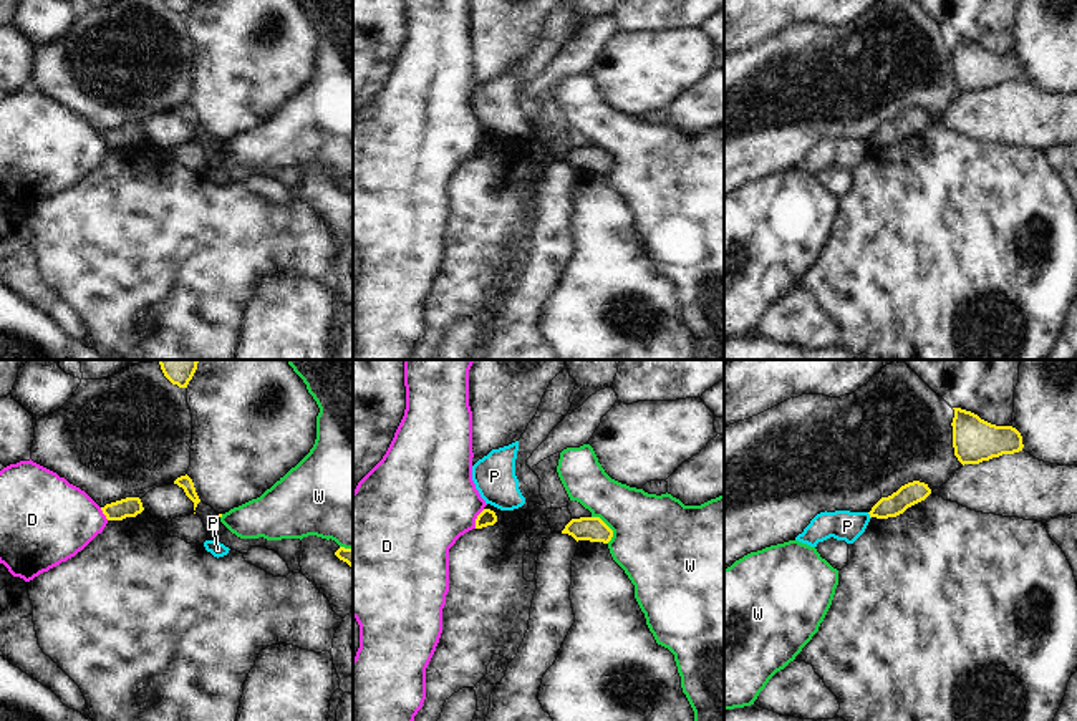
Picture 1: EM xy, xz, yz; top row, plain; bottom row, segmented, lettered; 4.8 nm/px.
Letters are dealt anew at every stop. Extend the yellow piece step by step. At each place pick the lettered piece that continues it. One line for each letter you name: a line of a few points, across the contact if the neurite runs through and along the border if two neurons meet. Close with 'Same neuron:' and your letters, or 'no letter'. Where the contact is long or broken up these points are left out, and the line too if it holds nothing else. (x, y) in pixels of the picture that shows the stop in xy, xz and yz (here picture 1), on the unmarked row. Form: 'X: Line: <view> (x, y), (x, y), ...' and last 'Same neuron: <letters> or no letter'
Same neuron: no letter

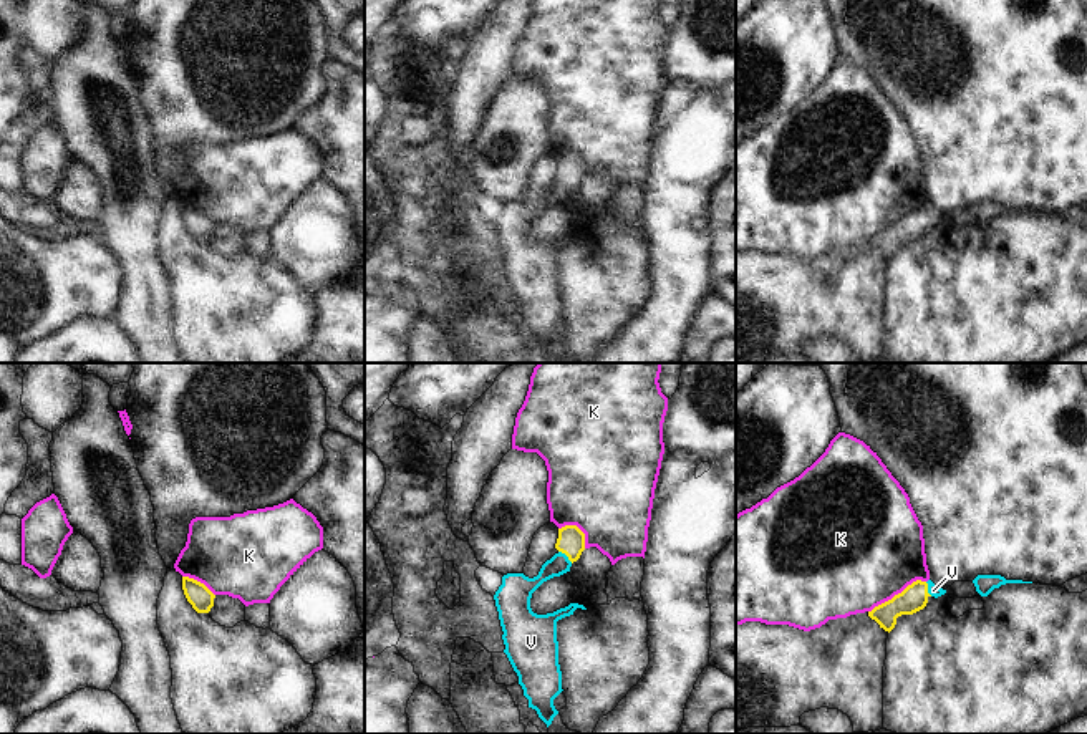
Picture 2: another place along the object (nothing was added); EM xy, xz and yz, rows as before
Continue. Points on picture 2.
V: Line: xz (570, 169), (565, 183), (559, 193)
Same neuron: V

